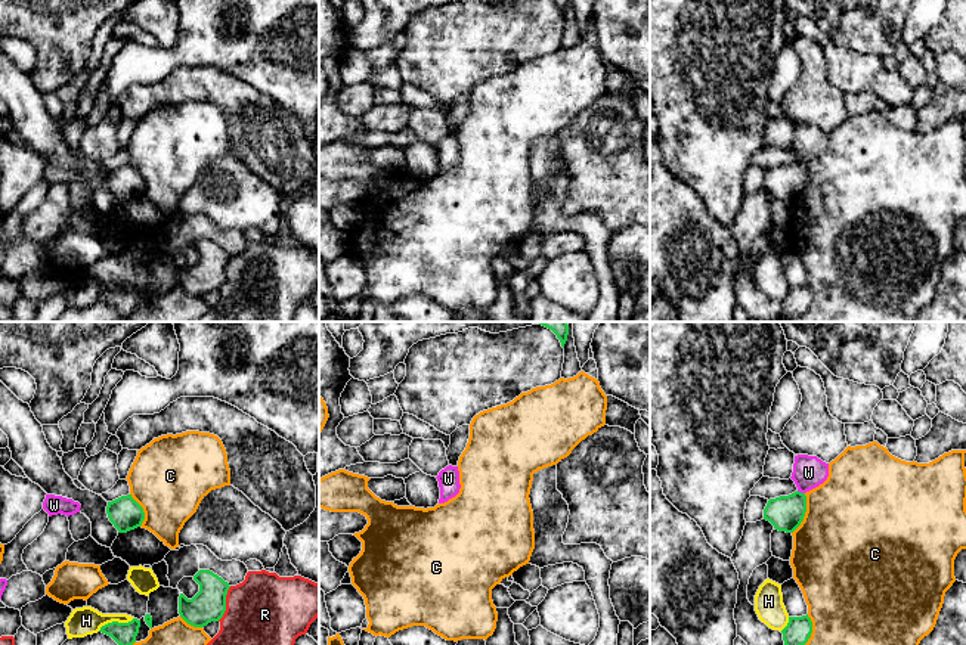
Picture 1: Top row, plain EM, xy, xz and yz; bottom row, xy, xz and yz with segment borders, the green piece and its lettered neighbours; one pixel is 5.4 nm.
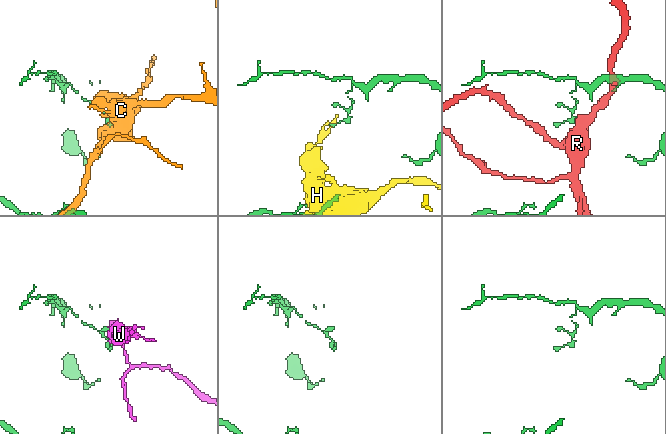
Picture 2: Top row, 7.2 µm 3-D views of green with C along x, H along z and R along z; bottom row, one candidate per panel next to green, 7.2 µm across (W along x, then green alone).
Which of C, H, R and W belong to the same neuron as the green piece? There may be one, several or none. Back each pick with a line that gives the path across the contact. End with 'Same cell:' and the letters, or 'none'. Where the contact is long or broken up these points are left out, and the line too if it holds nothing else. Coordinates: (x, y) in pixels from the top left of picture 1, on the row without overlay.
Same cell: none

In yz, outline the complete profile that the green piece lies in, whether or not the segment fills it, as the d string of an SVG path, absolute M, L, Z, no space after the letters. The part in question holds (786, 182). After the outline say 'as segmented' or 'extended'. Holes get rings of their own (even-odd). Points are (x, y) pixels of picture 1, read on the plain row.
M795 161L789 165L770 168L764 179L764 189L770 190L778 201L793 202L804 190L805 182L806 165Z | as segmented

